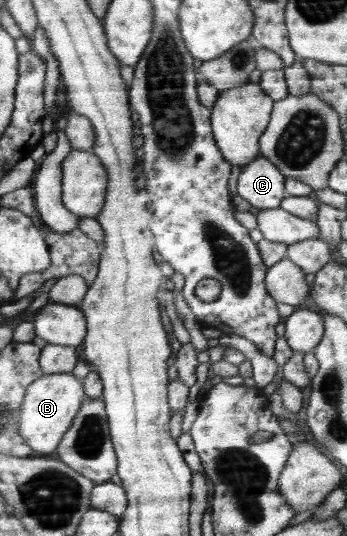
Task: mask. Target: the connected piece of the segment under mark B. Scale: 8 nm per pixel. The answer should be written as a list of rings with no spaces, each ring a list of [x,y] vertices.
[[[57,373],[45,375],[37,380],[28,389],[27,398],[24,399],[23,418],[20,419],[20,432],[24,440],[31,446],[34,452],[40,454],[54,454],[56,446],[68,431],[78,409],[85,402],[86,392],[82,380],[71,373]]]

